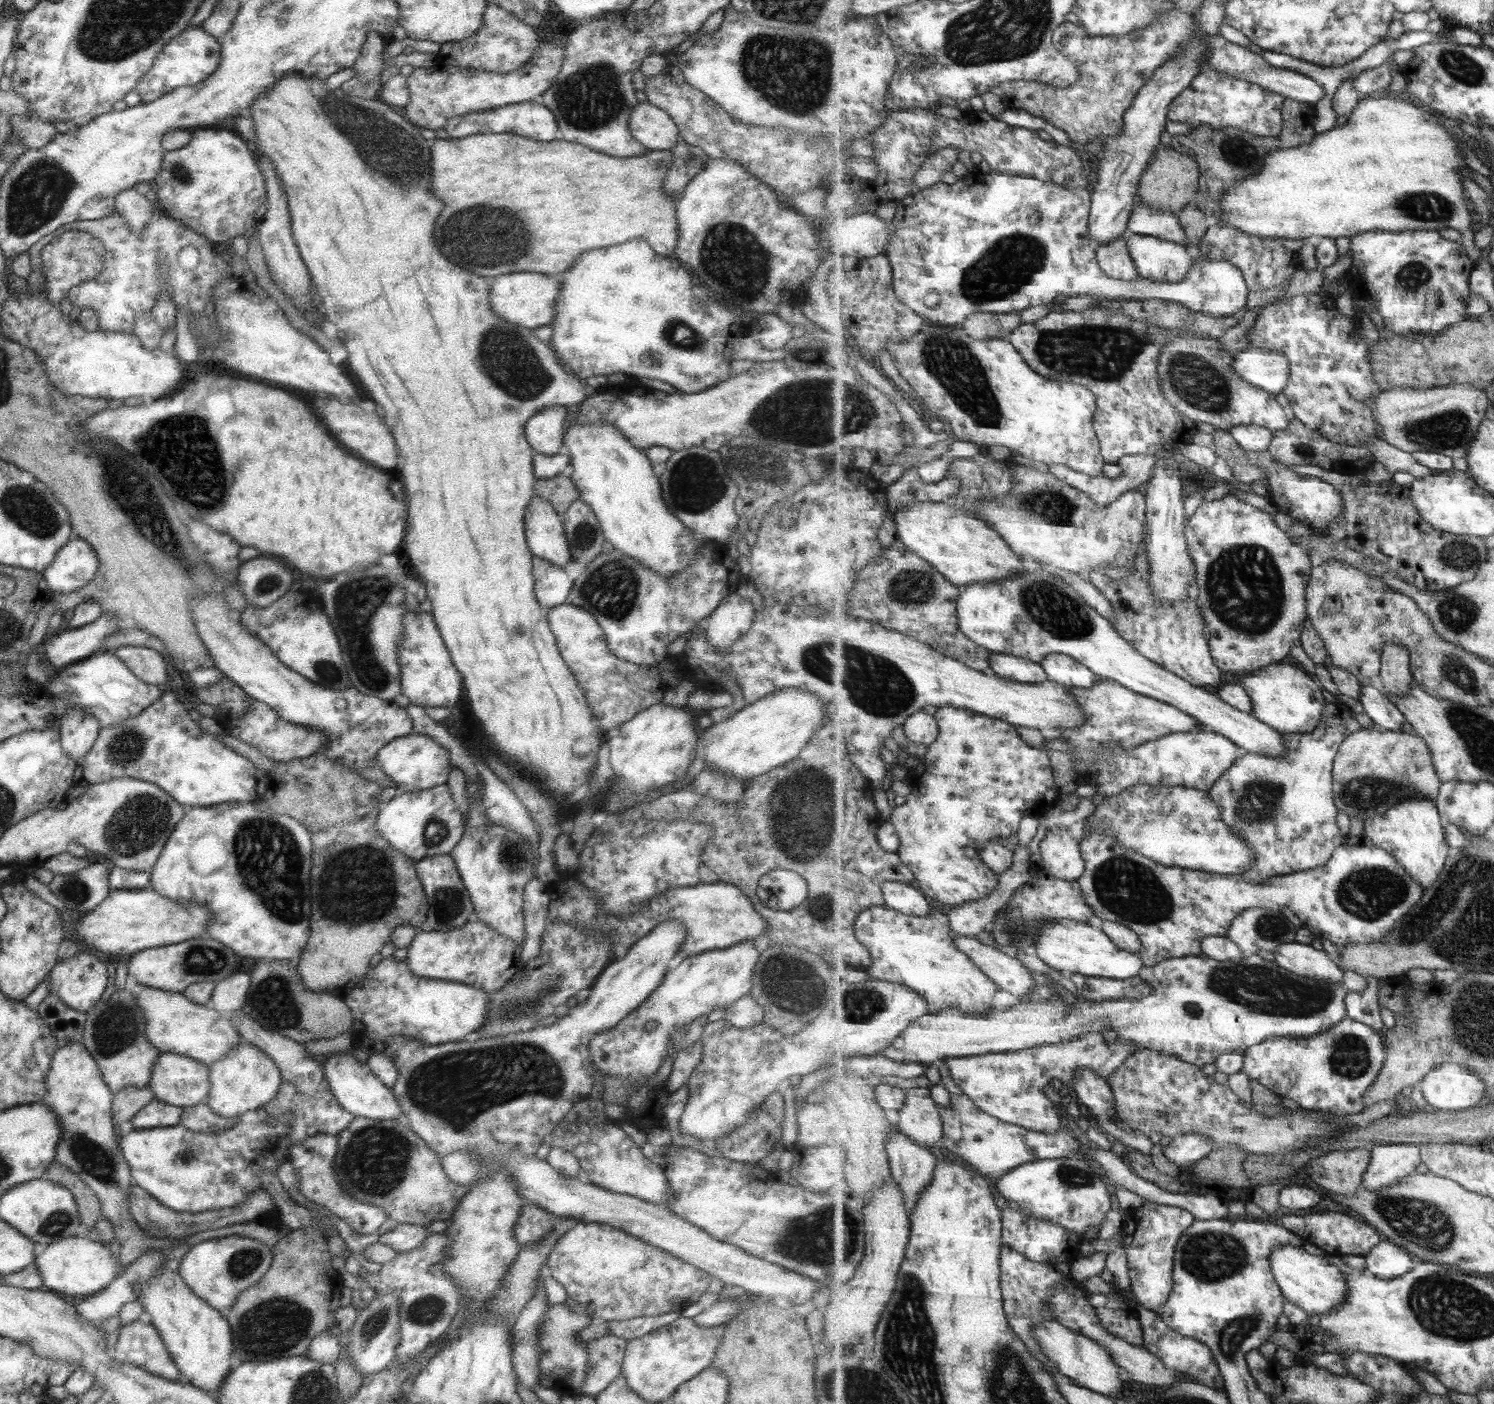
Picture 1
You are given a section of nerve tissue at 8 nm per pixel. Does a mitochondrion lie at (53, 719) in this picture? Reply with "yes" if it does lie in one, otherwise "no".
no

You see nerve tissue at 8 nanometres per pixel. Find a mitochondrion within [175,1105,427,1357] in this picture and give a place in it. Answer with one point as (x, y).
(373, 1162)

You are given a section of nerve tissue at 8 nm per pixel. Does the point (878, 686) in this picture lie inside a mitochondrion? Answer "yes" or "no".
yes

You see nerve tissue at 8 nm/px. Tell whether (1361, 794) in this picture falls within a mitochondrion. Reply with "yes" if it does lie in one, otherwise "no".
yes

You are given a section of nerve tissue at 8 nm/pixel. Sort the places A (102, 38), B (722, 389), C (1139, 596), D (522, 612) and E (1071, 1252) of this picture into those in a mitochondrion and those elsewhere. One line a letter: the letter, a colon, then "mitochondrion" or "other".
A: mitochondrion
B: other
C: other
D: other
E: other

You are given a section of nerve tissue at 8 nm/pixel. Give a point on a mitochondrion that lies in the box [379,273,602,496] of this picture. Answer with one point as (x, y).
(505, 349)

